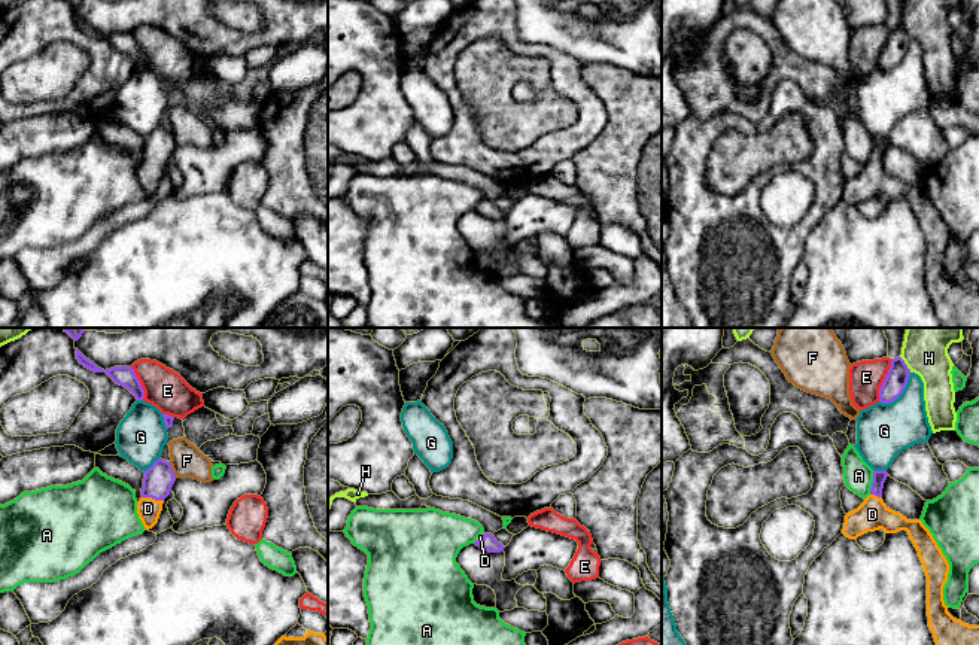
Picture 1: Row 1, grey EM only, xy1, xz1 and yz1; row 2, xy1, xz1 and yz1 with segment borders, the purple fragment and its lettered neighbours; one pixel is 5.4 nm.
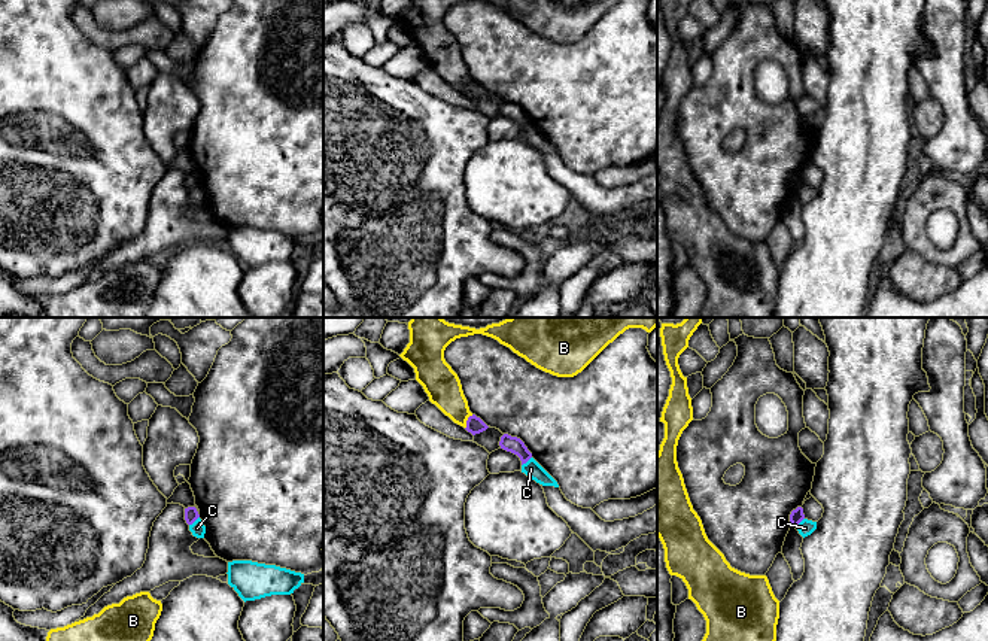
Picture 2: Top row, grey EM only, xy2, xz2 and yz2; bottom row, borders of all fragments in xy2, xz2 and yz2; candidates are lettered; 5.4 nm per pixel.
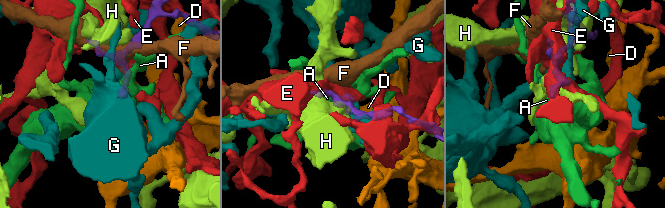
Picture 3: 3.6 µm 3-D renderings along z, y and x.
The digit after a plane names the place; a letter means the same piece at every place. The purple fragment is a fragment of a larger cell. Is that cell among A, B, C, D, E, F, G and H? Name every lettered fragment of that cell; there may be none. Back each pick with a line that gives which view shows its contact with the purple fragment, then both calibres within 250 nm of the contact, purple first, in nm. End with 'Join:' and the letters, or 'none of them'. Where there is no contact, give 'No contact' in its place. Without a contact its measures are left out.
D: Touches purple in xy1. Thickness 160 nm (purple) against 120 nm
Join: D

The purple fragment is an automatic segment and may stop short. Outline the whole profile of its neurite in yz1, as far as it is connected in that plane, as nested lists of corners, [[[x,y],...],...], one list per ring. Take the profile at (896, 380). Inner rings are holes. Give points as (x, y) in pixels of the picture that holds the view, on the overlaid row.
[[[899,356],[891,360],[888,374],[879,389],[879,402],[891,404],[894,402],[904,390],[910,369],[904,360]]]

